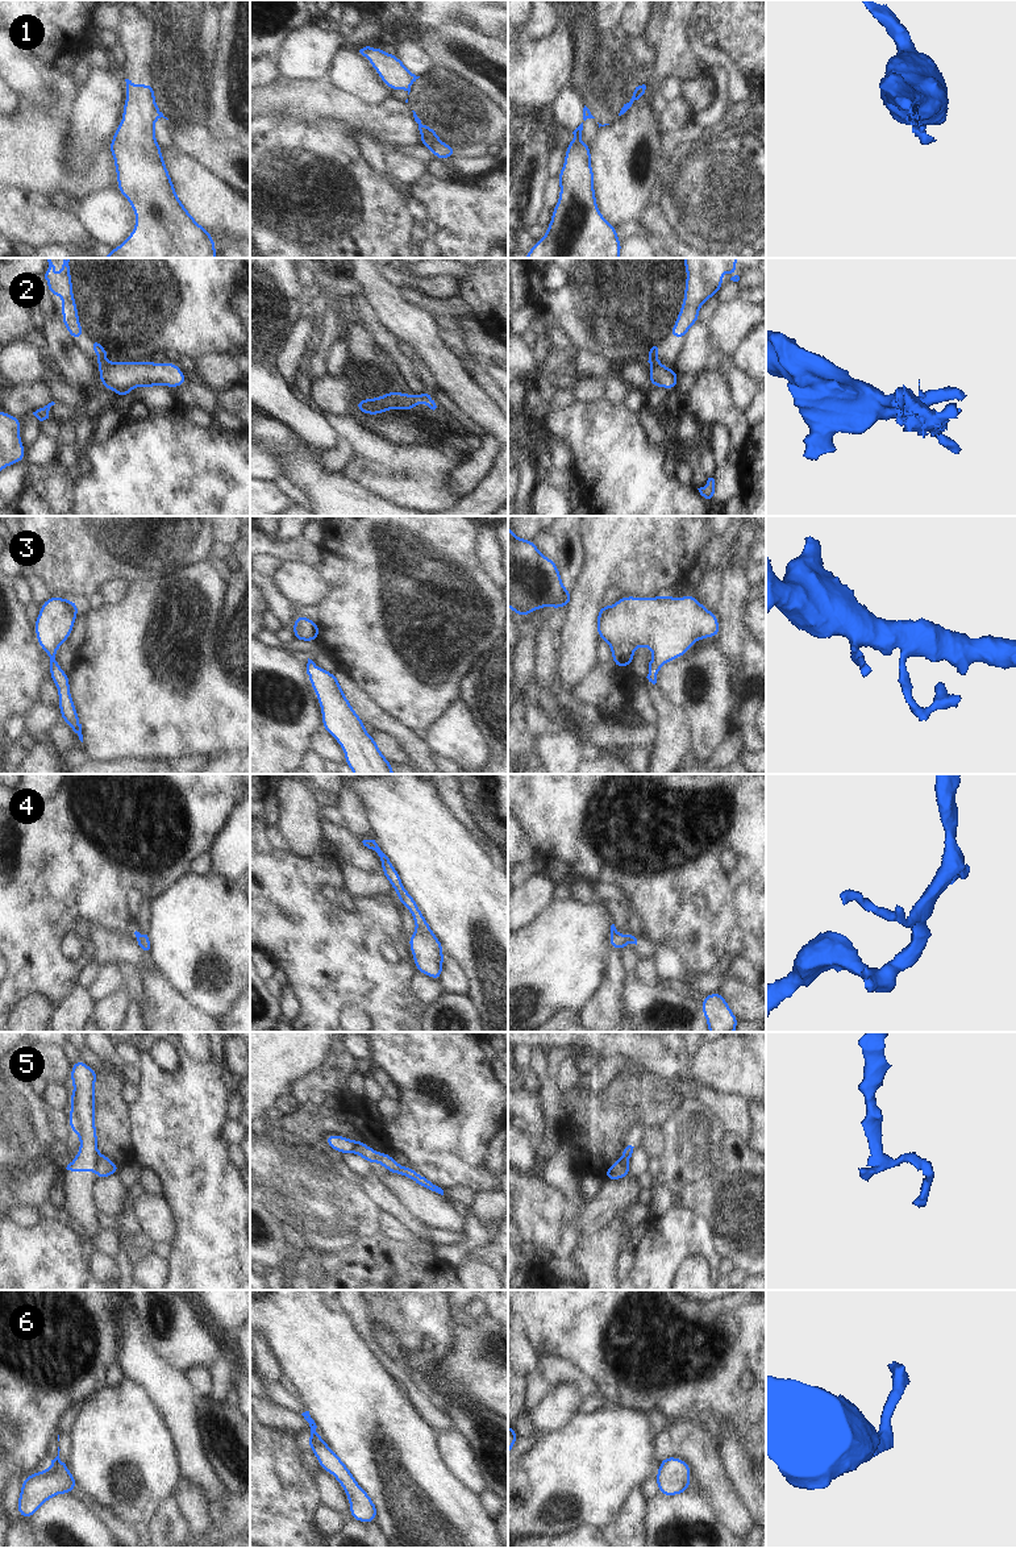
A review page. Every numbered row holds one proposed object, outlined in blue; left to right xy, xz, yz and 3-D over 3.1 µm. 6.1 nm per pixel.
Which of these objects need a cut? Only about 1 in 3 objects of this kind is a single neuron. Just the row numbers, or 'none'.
1, 2, 5, 6

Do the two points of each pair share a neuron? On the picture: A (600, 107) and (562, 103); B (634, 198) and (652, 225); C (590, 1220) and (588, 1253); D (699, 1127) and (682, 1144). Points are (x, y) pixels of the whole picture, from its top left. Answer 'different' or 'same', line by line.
A: different
B: different
C: different
D: same

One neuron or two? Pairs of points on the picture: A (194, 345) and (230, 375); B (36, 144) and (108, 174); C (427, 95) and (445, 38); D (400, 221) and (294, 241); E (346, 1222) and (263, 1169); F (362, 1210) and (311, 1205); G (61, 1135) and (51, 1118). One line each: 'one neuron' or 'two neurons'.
A: two neurons
B: one neuron
C: two neurons
D: one neuron
E: one neuron
F: one neuron
G: one neuron

